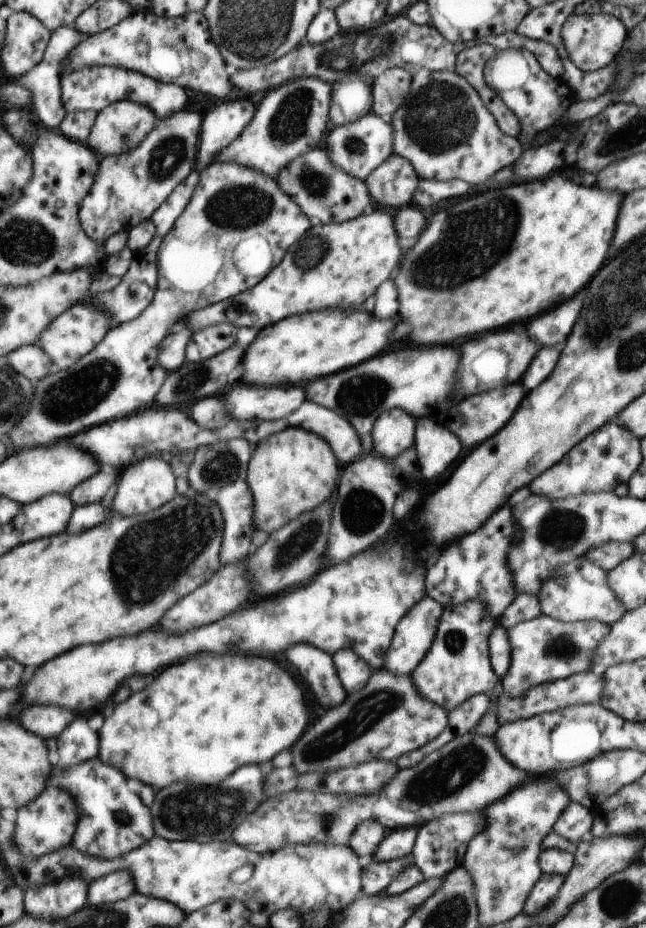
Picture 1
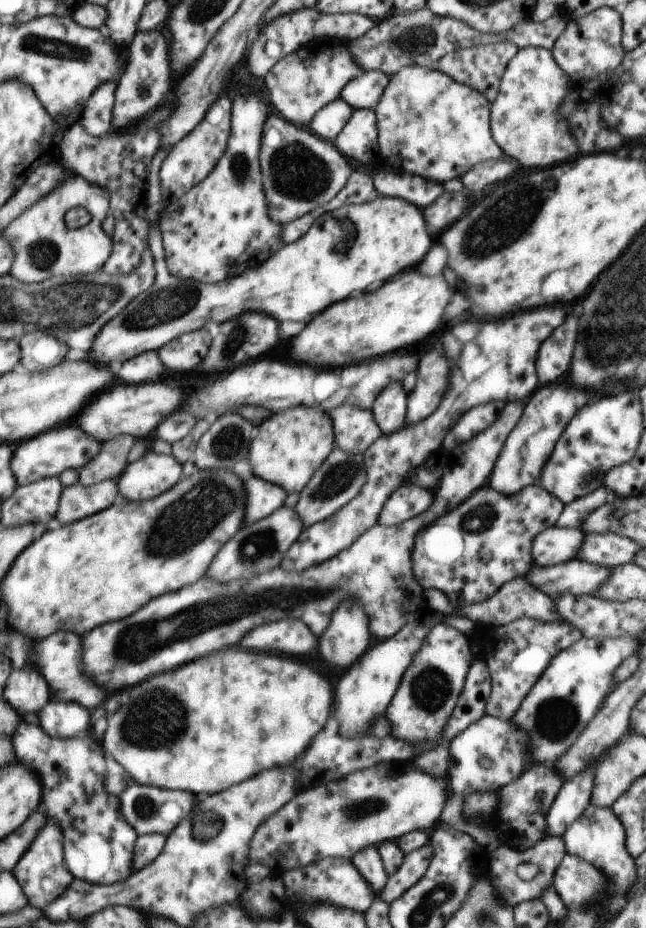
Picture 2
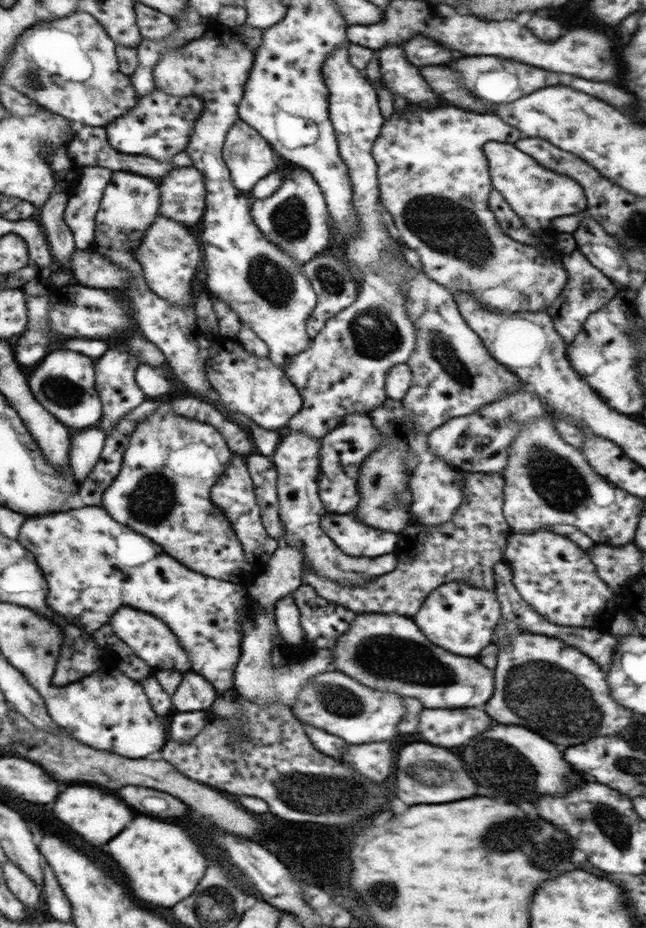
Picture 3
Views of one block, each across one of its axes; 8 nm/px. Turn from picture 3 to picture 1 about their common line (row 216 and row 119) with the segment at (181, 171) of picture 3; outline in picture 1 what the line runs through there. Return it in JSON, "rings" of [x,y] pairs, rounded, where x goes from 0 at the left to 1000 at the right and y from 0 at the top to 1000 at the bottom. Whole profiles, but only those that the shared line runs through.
{"rings":[[[283,117],[279,121],[269,122],[262,129],[257,128],[255,130],[245,131],[237,141],[231,142],[229,149],[220,153],[217,158],[209,159],[204,164],[155,169],[147,196],[138,209],[132,211],[132,216],[124,224],[125,245],[132,247],[139,256],[163,263],[173,253],[198,250],[204,244],[211,244],[241,231],[243,224],[262,213],[266,207],[300,183],[305,183],[305,164],[310,156],[313,136],[314,127],[310,123],[300,123],[297,119],[285,121]]]}

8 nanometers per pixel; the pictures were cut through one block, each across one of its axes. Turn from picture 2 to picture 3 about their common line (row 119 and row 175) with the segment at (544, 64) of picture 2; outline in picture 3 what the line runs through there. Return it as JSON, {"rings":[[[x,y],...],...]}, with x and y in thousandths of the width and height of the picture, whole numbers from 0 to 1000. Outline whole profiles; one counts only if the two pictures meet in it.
{"rings":[[[752,153],[749,166],[755,171],[763,203],[777,208],[789,224],[811,239],[811,244],[827,248],[830,261],[825,265],[828,269],[850,278],[851,281],[868,282],[868,269],[862,267],[859,258],[864,250],[854,245],[854,237],[909,226],[909,213],[901,200],[892,194],[833,177],[827,170],[802,162],[802,158],[793,155]]]}

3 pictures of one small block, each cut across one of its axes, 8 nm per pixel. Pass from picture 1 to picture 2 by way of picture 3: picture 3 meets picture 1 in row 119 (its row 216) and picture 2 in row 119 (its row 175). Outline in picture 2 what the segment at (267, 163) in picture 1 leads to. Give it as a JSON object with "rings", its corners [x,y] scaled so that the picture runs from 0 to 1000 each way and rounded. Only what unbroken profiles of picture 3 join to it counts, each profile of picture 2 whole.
{"rings":[[[503,41],[485,44],[427,67],[409,83],[409,88],[418,100],[421,119],[443,131],[477,138],[489,121],[525,107],[536,91],[560,79],[533,43]]]}

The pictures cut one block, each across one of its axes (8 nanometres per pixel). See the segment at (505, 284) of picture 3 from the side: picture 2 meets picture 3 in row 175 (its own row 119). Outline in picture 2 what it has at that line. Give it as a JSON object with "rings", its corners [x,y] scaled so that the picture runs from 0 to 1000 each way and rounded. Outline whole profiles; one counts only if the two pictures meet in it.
{"rings":[[[647,70],[628,71],[616,80],[602,83],[601,93],[580,116],[590,173],[608,177],[613,182],[628,186],[650,189],[676,197],[715,192],[737,177],[782,168],[762,149],[759,117],[760,112],[755,112],[745,99],[700,86],[678,74]]]}

